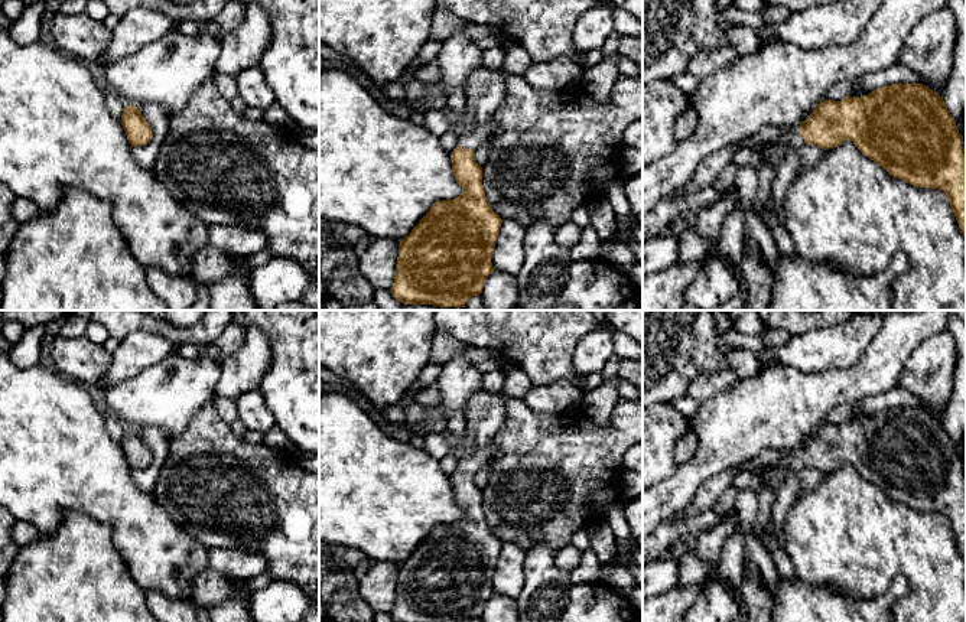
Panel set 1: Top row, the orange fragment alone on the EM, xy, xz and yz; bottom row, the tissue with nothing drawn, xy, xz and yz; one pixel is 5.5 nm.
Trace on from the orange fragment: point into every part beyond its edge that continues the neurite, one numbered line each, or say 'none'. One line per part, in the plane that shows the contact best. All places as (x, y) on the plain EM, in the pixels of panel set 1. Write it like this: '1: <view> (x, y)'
1: yz (793, 462)

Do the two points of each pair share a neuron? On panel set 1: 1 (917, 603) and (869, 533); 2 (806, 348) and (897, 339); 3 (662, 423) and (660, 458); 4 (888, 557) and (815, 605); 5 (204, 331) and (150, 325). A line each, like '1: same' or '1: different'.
1: same
2: different
3: same
4: different
5: same

